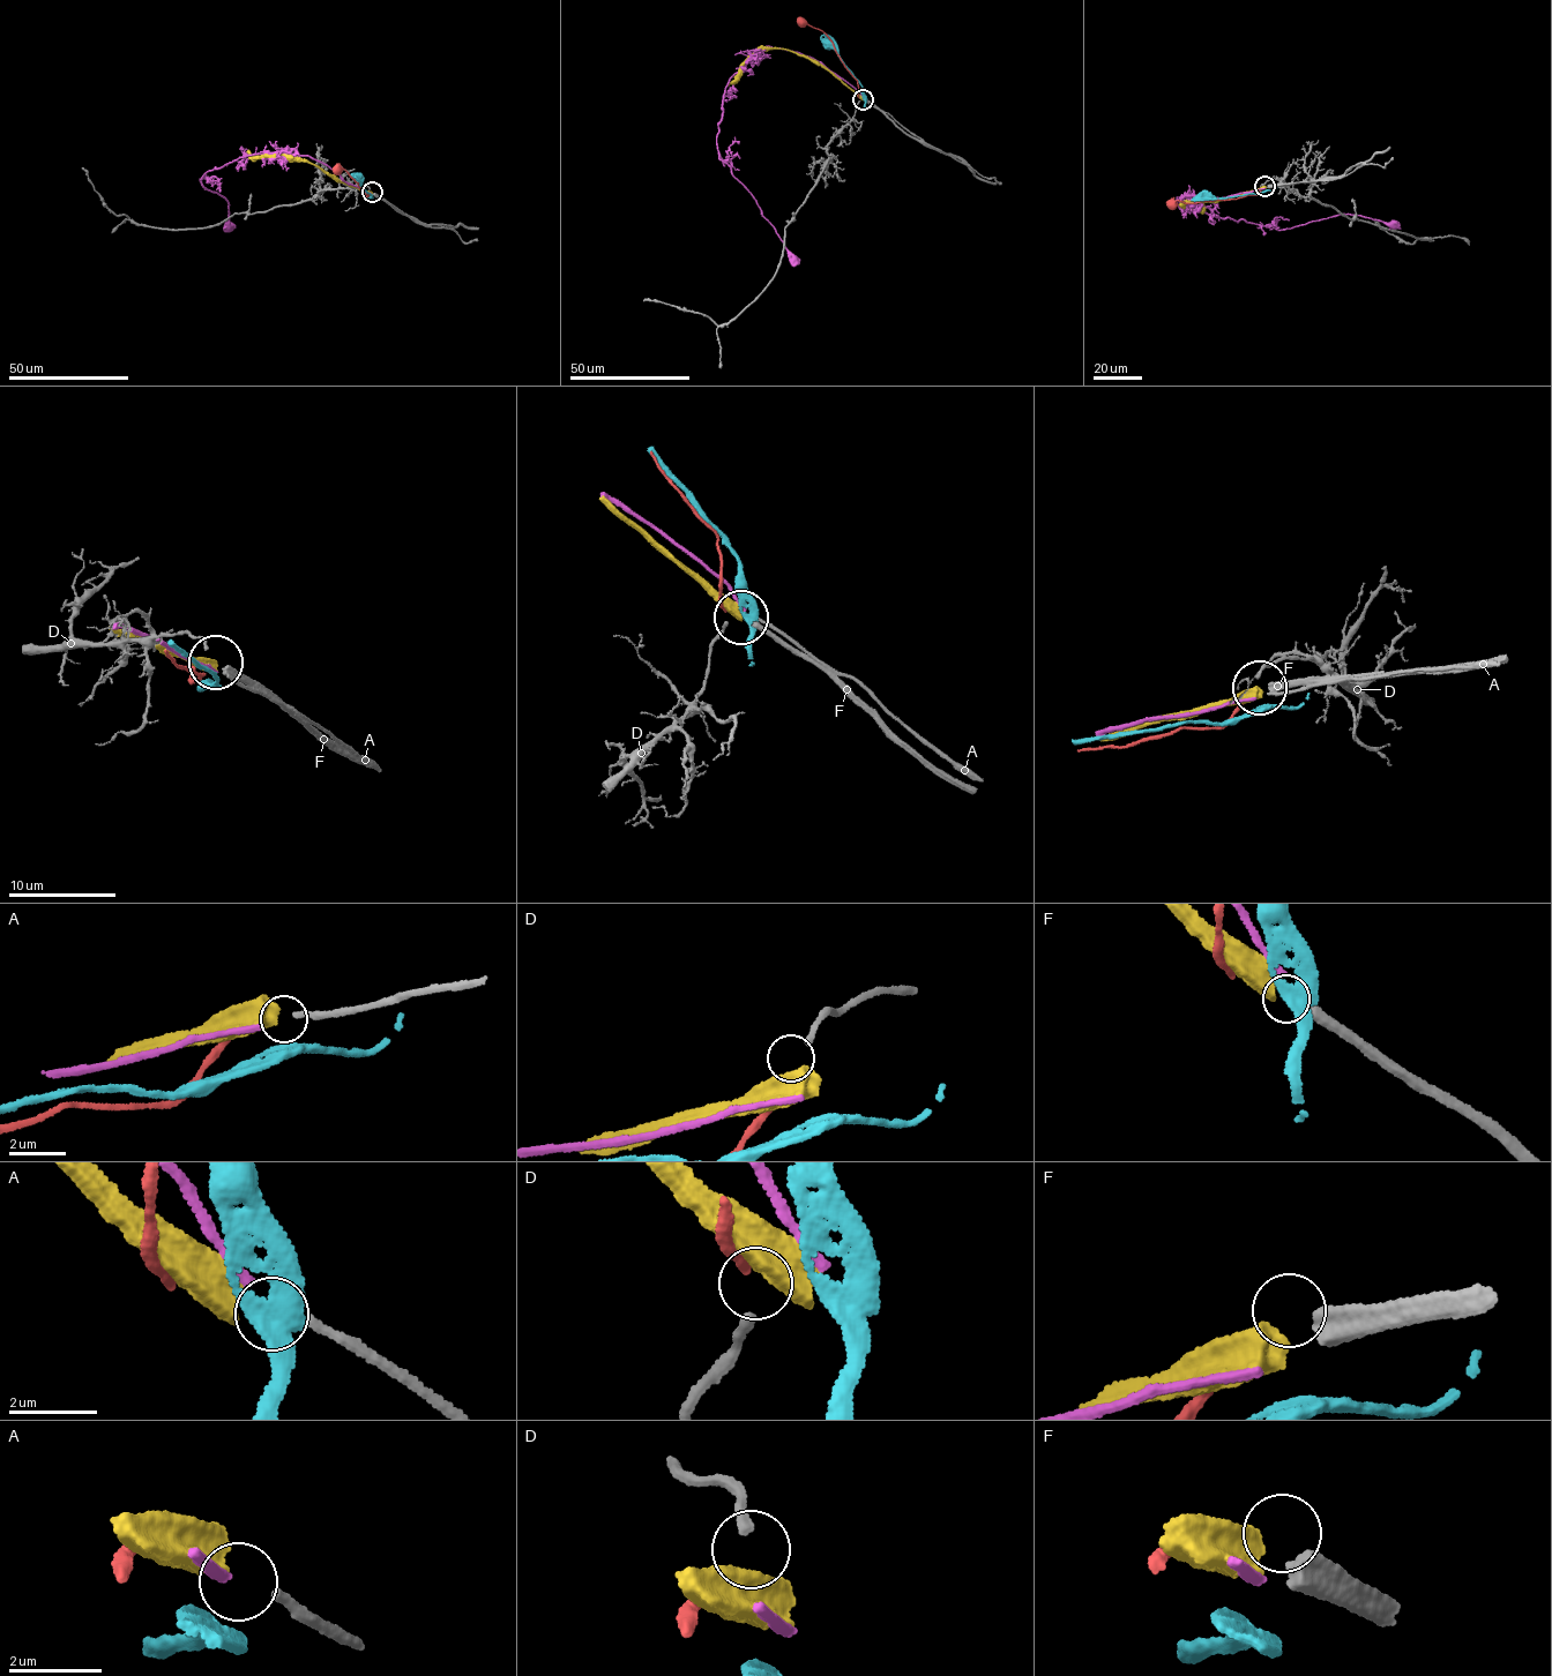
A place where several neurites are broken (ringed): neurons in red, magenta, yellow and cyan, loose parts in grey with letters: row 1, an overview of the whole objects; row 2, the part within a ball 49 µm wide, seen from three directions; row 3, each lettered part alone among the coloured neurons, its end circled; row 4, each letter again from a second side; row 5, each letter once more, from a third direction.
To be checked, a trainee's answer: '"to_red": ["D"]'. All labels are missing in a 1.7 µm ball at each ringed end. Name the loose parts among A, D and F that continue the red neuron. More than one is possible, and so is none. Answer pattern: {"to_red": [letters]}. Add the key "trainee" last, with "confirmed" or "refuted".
{"to_red": ["D"], "trainee": "confirmed"}

